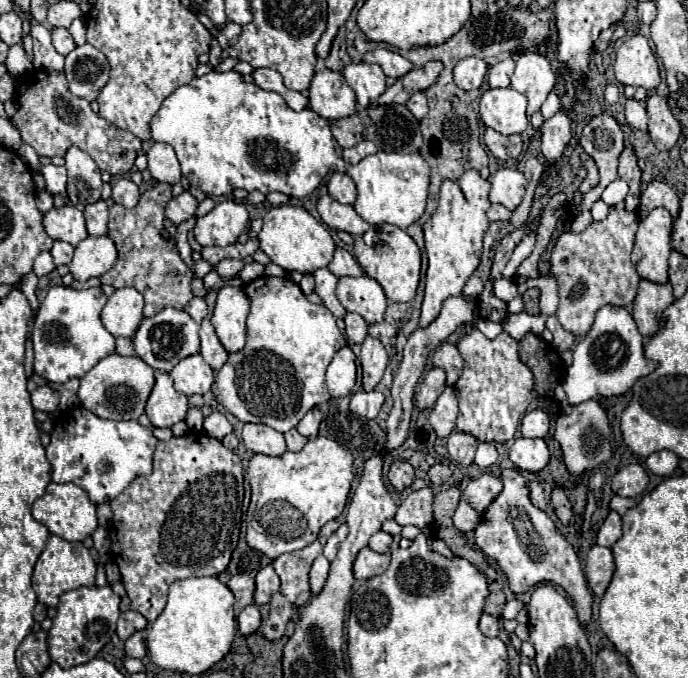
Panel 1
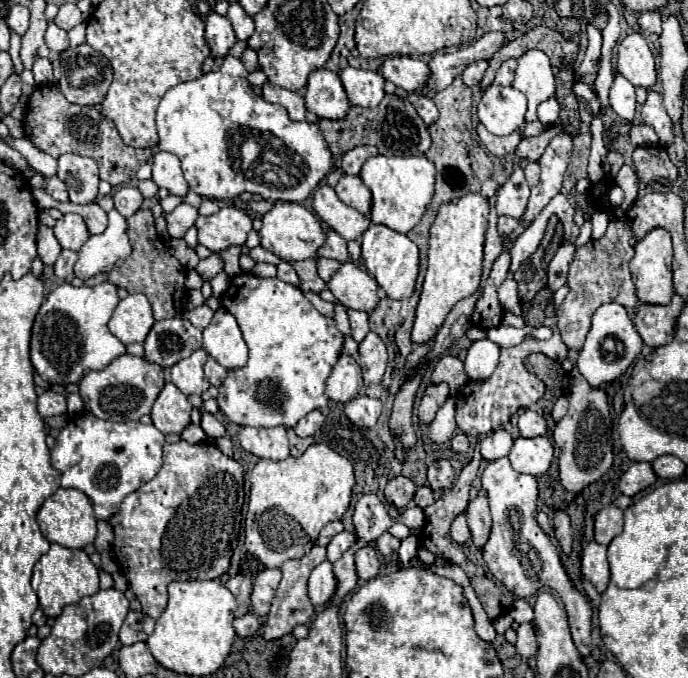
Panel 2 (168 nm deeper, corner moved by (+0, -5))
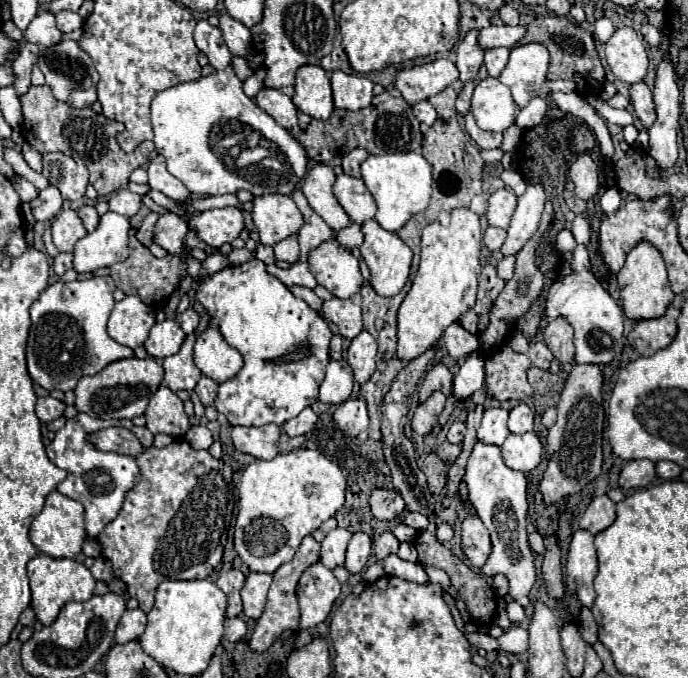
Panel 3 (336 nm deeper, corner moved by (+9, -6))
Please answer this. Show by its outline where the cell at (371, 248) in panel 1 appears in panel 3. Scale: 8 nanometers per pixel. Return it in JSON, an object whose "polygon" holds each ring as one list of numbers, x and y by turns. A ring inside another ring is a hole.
{"polygon":[[369,219,361,225,361,231,363,231,363,245,359,247,361,251,361,257,365,259,369,271,371,271,371,285,373,289,383,295,383,297,395,297,403,285,407,283,409,279,409,267,411,267,411,257,413,257,413,251,397,237,397,233,389,233,385,231,377,221]]}

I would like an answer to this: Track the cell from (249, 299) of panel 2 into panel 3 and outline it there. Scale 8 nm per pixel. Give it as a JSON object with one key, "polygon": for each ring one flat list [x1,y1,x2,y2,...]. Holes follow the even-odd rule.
{"polygon":[[251,259,245,265,239,267,225,267,217,271,213,277,209,277,205,283,197,289,197,301,207,309,209,313,209,325,219,327,225,341,235,347,243,355,243,369,229,381,219,385,217,397,215,397,215,409,217,413,225,415,231,425,283,425,285,421,297,417,305,407,313,405,319,395,319,385,325,379,325,367,329,363,329,341,331,341,331,329,327,323,303,303,303,299,293,297,293,293,273,275,265,271,265,263],[297,349,307,349,309,355,303,359,293,359,285,363,277,363,275,359,295,353]]}

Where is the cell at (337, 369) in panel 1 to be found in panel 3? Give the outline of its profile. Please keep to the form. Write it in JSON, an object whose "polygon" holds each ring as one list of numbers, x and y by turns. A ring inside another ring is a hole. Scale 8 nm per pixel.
{"polygon":[[331,359,327,365,325,381,319,389,319,401,339,405,349,399,353,389,353,371,345,359]]}

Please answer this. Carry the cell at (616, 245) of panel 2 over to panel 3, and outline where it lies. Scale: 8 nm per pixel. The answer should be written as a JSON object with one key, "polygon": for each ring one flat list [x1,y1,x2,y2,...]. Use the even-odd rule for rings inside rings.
{"polygon":[[565,319,549,321,549,325,543,333,543,341,561,363,573,361,573,355,575,355,573,331,571,331,571,325]]}

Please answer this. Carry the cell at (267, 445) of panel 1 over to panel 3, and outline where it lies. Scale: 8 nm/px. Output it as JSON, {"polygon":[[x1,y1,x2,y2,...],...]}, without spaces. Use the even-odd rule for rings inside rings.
{"polygon":[[275,423,265,427,233,427,231,439,237,451,249,453,255,459,271,461,277,455,279,427]]}

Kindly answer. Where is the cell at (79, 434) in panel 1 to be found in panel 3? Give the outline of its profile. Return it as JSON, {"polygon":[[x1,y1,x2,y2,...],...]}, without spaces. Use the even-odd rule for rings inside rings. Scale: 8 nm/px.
{"polygon":[[77,413,77,417,67,419,67,425,55,433,55,439,47,447,47,457,59,469,67,471,67,477,65,477,65,481,61,481,57,485,57,491,61,491,63,495,83,503,83,507,85,507,85,529,87,529,87,535,91,535,91,537,97,537,101,533,101,529,117,517,117,513,123,505,125,493,133,485,137,485,139,479,141,479,139,465,133,457,113,455,113,453,107,453,107,451,101,451,89,441,91,433,97,433,99,429,113,425,127,427,131,433,135,433,135,437,139,439,139,443,143,447,153,445,153,433,147,427,135,427,129,419,103,421,103,419,93,418,85,413]]}

